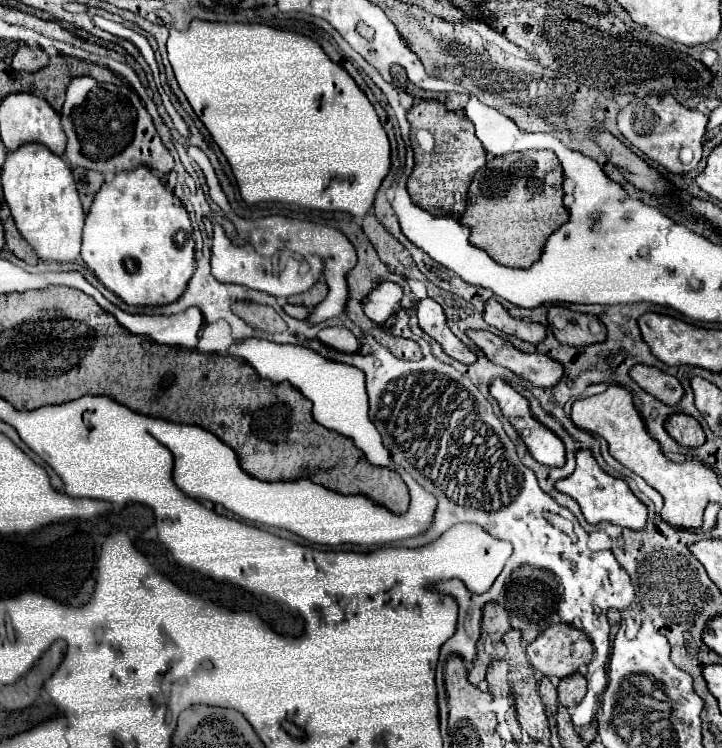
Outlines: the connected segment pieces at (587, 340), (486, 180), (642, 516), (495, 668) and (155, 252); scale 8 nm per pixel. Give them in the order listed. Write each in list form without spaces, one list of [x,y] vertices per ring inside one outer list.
[[[553,305],[549,309],[549,325],[551,331],[555,333],[555,337],[559,339],[559,343],[565,345],[593,345],[605,339],[605,327],[601,325],[601,331],[595,335],[589,329],[591,321],[599,321],[595,315],[587,315],[587,313],[575,313],[569,311],[563,305]]]
[[[523,151],[523,153],[509,153],[509,155],[503,155],[503,157],[495,157],[493,161],[487,163],[487,169],[481,167],[475,177],[473,177],[473,183],[469,187],[469,201],[467,201],[467,209],[461,217],[461,223],[467,225],[471,229],[471,243],[485,249],[489,253],[489,257],[501,265],[507,265],[507,267],[531,267],[543,253],[543,247],[545,247],[545,241],[547,237],[561,225],[561,223],[567,223],[569,219],[569,213],[563,205],[563,167],[559,163],[559,159],[555,157],[553,151]]]
[[[589,449],[577,451],[577,467],[575,467],[573,475],[555,483],[555,489],[565,493],[565,495],[571,495],[579,503],[589,525],[599,525],[599,523],[607,521],[607,523],[627,527],[627,529],[633,529],[633,531],[639,531],[639,529],[645,527],[647,507],[633,495],[633,491],[629,489],[629,485],[623,479],[607,475],[597,465],[597,461],[593,459]]]
[[[495,661],[487,669],[487,685],[491,695],[509,695],[509,679],[507,679],[507,663]]]
[[[139,165],[137,169],[131,169],[131,171],[117,171],[111,181],[105,181],[101,185],[101,189],[97,191],[97,195],[93,199],[93,205],[91,205],[91,209],[85,217],[81,257],[83,257],[85,265],[99,277],[99,281],[129,305],[167,305],[167,303],[173,303],[175,299],[181,297],[181,293],[185,291],[191,275],[195,273],[195,241],[193,241],[193,227],[191,227],[191,221],[189,221],[187,209],[183,207],[181,199],[177,199],[173,193],[167,191],[167,185],[159,177],[155,177],[153,171],[147,165]]]

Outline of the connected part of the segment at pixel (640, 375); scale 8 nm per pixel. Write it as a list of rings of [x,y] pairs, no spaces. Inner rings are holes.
[[[635,365],[631,369],[631,379],[645,389],[649,395],[657,397],[659,401],[663,401],[665,405],[675,405],[683,399],[683,387],[681,383],[673,377],[667,375],[655,367],[647,367],[647,365]]]

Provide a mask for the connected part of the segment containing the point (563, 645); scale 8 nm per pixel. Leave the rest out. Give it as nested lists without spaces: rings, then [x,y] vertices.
[[[565,623],[549,625],[539,637],[527,645],[529,661],[545,677],[567,677],[593,657],[589,637]]]

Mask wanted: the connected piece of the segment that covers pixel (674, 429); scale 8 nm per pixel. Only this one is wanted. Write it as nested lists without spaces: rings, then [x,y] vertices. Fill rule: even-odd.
[[[685,413],[669,415],[665,421],[665,429],[681,447],[701,447],[705,443],[705,433],[701,425]]]

